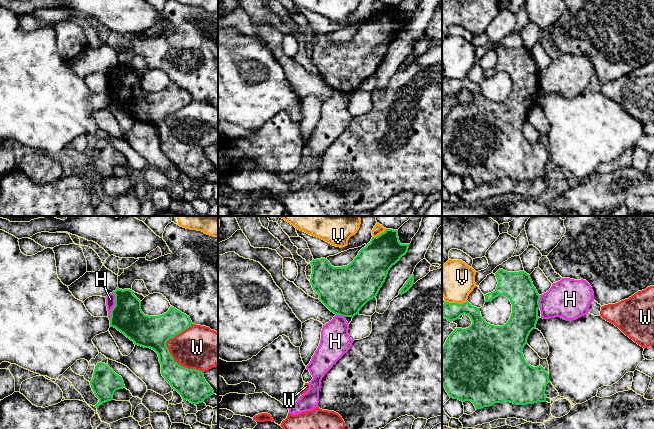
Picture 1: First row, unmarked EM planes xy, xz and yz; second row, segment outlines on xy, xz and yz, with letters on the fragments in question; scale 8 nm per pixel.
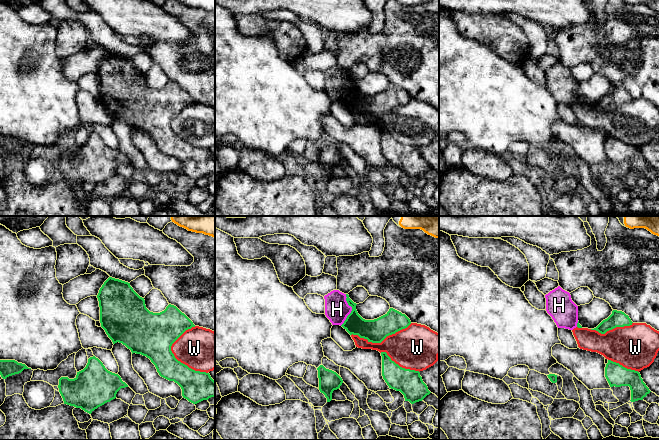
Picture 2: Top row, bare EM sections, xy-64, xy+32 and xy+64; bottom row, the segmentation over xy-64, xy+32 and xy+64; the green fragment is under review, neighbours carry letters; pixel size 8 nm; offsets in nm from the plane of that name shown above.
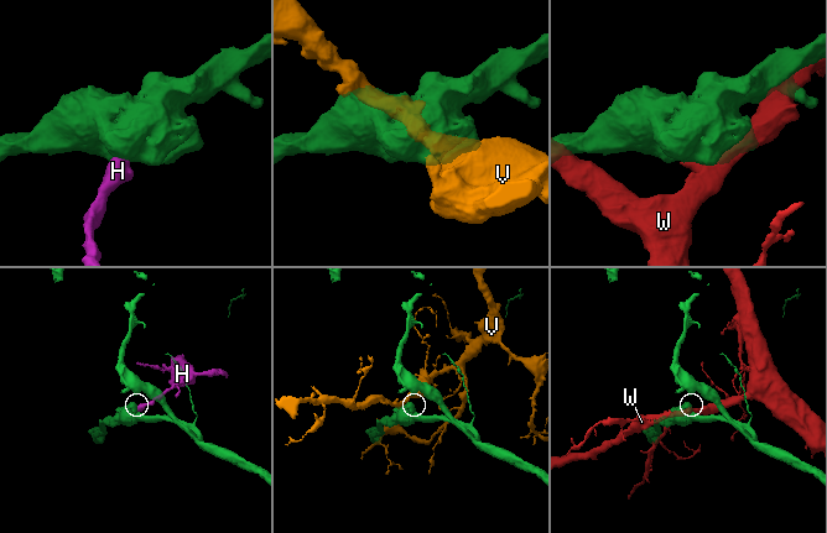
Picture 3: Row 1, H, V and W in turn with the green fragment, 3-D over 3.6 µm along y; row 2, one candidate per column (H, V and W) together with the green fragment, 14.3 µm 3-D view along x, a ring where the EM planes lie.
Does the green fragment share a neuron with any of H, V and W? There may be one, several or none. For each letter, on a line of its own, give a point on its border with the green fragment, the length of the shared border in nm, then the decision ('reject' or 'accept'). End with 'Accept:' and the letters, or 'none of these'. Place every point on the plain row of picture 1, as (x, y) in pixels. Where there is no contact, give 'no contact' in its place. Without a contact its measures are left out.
H: xy (115, 81) | 220 nm | reject
V: xz (380, 10) | 130 nm | reject
W: xy (169, 128) | 400 nm | reject
Accept: none of these

